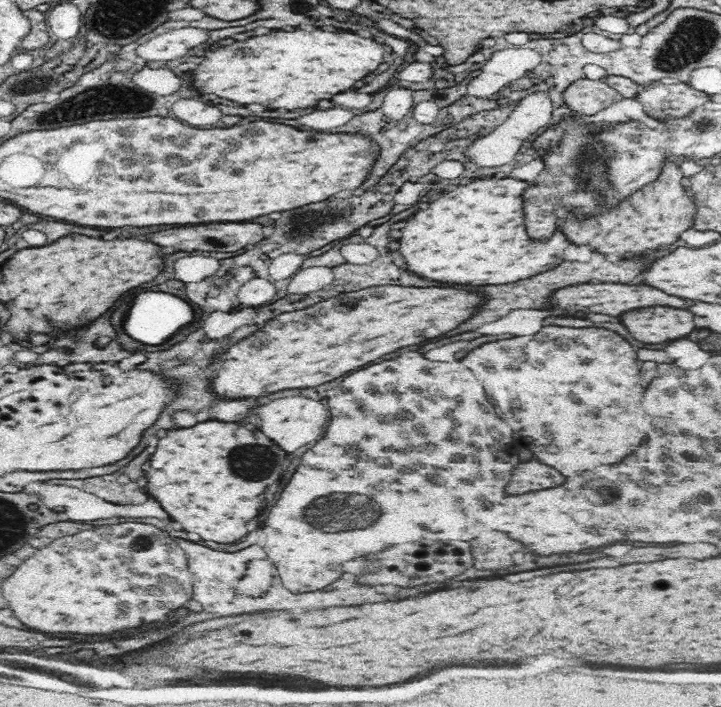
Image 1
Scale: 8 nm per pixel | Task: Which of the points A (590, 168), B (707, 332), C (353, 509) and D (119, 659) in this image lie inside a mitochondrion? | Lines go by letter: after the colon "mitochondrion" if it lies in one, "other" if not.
A: mitochondrion
B: other
C: mitochondrion
D: other

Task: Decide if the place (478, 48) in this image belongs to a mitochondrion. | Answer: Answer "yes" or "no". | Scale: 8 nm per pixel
no

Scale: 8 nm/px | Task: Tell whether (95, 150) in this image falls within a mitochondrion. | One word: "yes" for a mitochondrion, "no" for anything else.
no

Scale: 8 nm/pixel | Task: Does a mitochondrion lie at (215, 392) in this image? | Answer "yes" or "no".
no

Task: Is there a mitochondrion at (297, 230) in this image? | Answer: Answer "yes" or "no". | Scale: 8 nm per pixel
yes

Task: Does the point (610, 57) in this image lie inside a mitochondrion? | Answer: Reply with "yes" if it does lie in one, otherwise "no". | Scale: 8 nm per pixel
no

